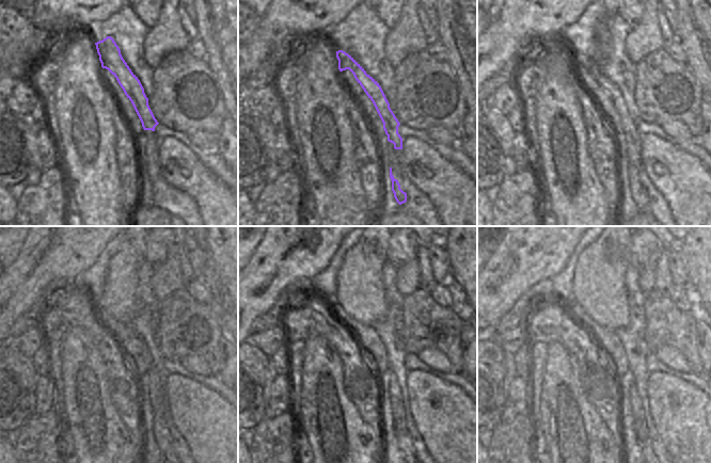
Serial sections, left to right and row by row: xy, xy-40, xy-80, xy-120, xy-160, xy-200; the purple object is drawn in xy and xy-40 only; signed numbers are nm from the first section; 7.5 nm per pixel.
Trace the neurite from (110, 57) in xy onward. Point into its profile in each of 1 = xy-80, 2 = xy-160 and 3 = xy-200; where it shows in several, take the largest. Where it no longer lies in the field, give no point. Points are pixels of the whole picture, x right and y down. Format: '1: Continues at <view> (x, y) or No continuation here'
1: Continues at xy-80 (633, 138)
2: Continues at xy-160 (400, 430)
3: Continues at xy-200 (642, 436).

